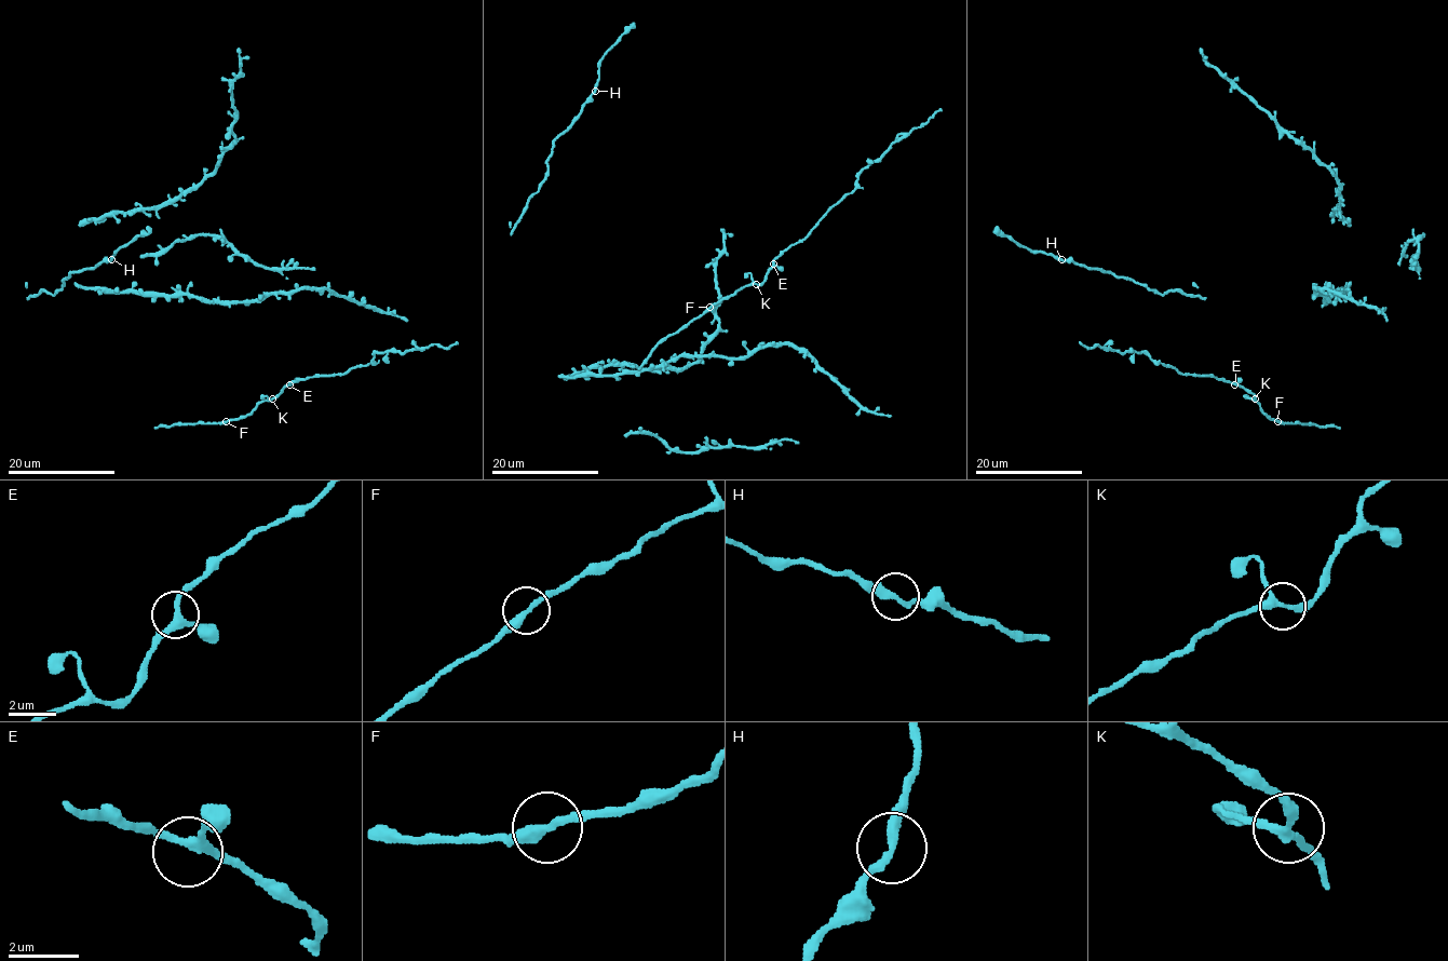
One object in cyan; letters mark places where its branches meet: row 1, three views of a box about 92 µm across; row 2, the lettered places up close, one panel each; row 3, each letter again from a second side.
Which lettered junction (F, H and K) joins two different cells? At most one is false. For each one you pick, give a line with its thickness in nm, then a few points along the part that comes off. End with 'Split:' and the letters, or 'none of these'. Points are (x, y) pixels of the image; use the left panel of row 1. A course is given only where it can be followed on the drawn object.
Split: none of these

